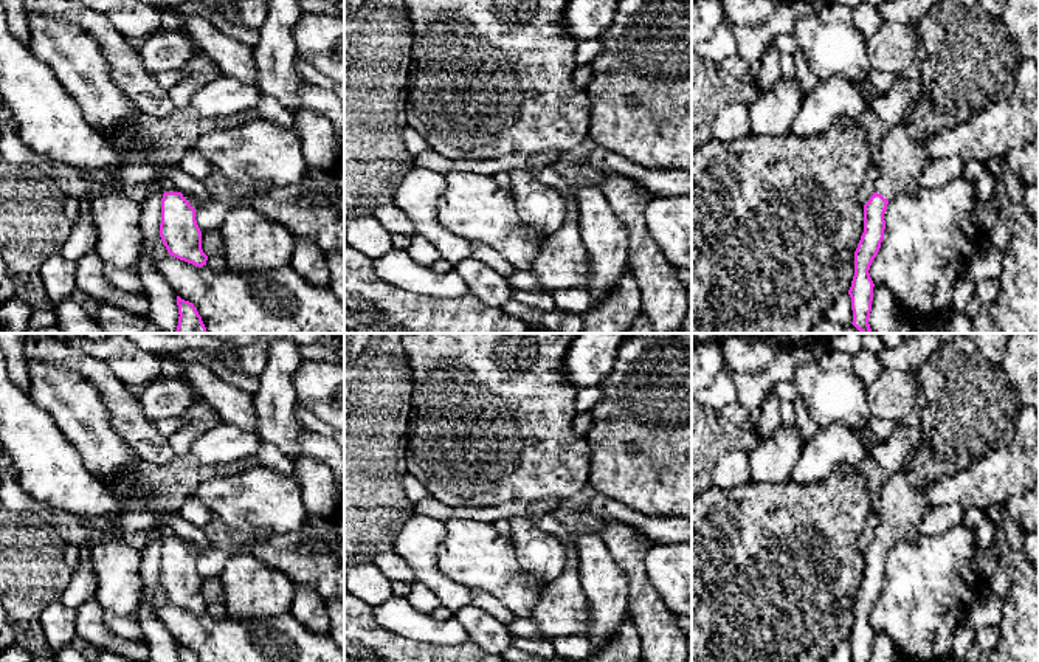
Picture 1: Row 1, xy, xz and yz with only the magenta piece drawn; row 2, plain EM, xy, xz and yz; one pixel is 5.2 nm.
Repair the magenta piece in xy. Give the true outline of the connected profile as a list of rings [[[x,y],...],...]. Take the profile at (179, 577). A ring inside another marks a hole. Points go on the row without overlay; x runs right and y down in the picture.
[[[161,524],[160,529],[164,535],[160,584],[167,600],[195,614],[206,612],[208,603],[202,597],[202,578],[195,567],[197,558],[171,527]]]

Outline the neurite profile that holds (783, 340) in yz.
[[[727,333],[729,336],[774,341],[782,349],[797,349],[814,344],[825,344],[833,333]]]

